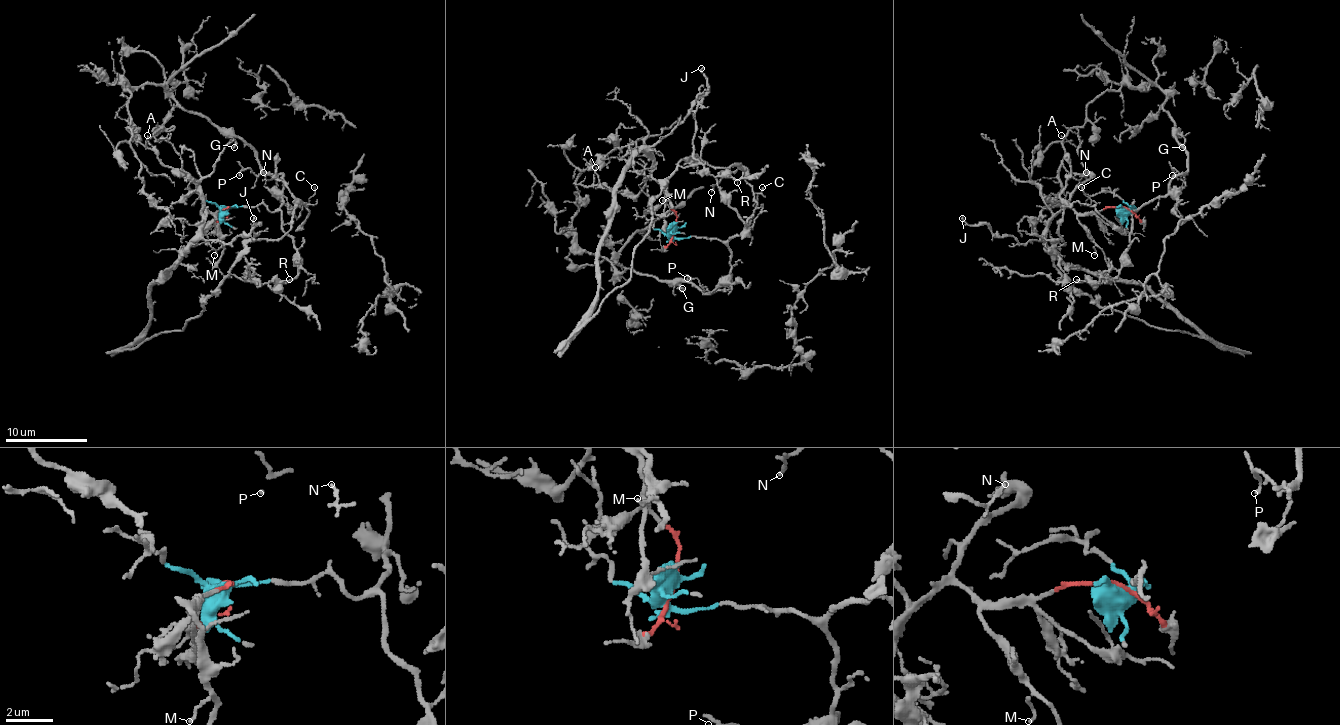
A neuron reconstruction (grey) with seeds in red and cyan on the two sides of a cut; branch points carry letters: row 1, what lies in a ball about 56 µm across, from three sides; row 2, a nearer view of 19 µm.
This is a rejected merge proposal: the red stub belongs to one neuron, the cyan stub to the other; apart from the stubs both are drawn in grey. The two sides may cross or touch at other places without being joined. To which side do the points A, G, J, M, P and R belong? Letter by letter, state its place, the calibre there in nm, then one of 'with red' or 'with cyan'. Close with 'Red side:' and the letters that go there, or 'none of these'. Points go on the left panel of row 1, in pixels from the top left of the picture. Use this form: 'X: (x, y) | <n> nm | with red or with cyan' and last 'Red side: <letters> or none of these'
A: (147, 135) | 90 nm | with red
G: (234, 147) | 160 nm | with cyan
J: (253, 218) | 140 nm | with red
M: (214, 255) | 100 nm | with red
P: (239, 175) | 140 nm | with cyan
R: (289, 279) | 100 nm | with cyan
Red side: A, J, M

